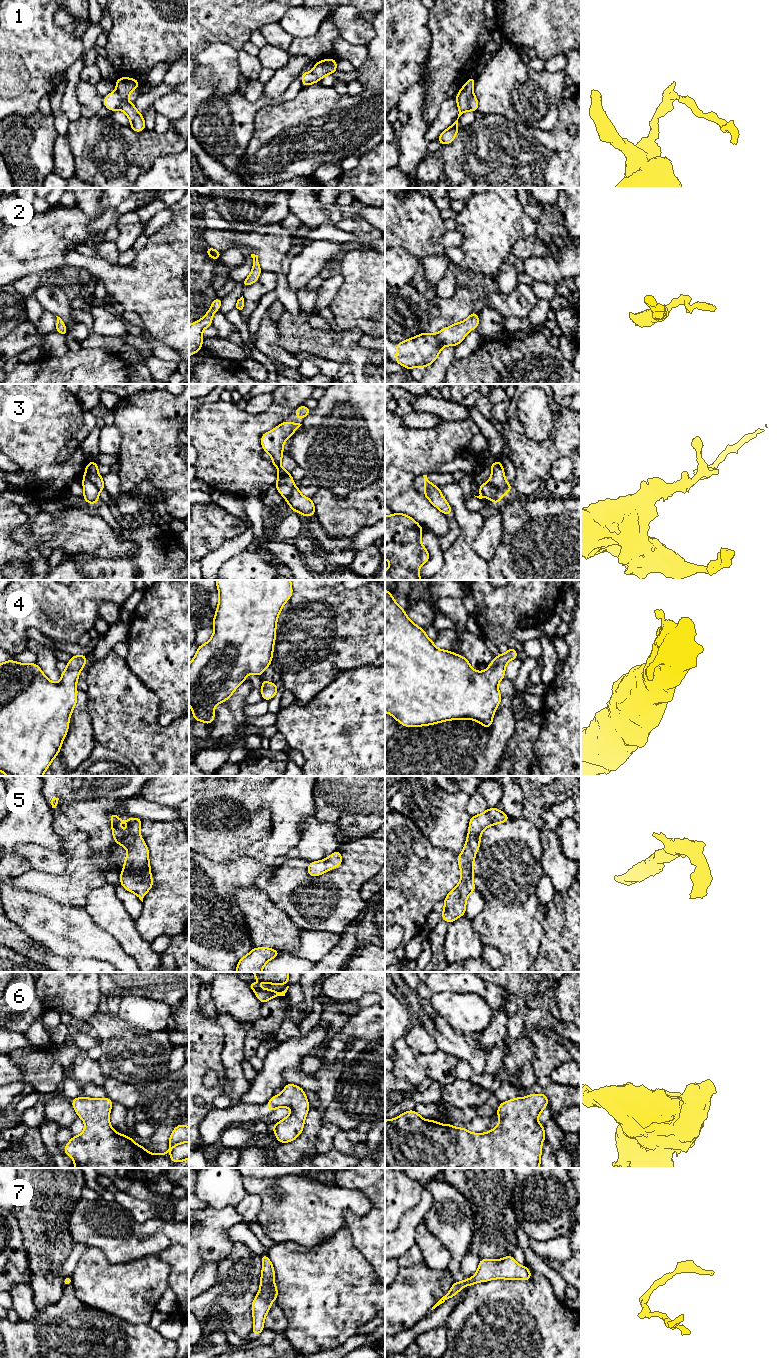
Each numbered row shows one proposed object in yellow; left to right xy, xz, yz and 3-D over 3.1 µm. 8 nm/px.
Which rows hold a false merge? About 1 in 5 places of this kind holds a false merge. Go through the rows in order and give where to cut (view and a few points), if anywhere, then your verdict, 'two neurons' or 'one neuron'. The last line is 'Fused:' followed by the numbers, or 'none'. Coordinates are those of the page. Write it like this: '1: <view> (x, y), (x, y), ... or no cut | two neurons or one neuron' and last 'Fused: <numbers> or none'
1: xy (116, 91), (120, 96), (120, 108) | two neurons
2: no cut | one neuron
3: xy (84, 477), (89, 479), (99, 490) | two neurons
4: no cut | one neuron
5: no cut | one neuron
6: no cut | one neuron
7: no cut | one neuron
Fused: 1, 3

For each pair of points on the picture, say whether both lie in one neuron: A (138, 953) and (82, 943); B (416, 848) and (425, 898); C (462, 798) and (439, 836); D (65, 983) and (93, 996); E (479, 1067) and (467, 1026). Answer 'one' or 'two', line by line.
A: two
B: one
C: one
D: one
E: two

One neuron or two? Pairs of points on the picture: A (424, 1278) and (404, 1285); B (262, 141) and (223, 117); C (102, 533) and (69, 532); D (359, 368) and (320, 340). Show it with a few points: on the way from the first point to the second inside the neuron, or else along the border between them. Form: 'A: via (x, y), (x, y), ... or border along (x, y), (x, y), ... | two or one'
A: via (419, 1283), (417, 1285), (409, 1285) | one
B: border along (257, 112), (255, 115), (253, 137), (242, 156) | two
C: via (94, 533), (77, 532) | one
D: via (350, 358), (338, 346), (330, 345) | one

